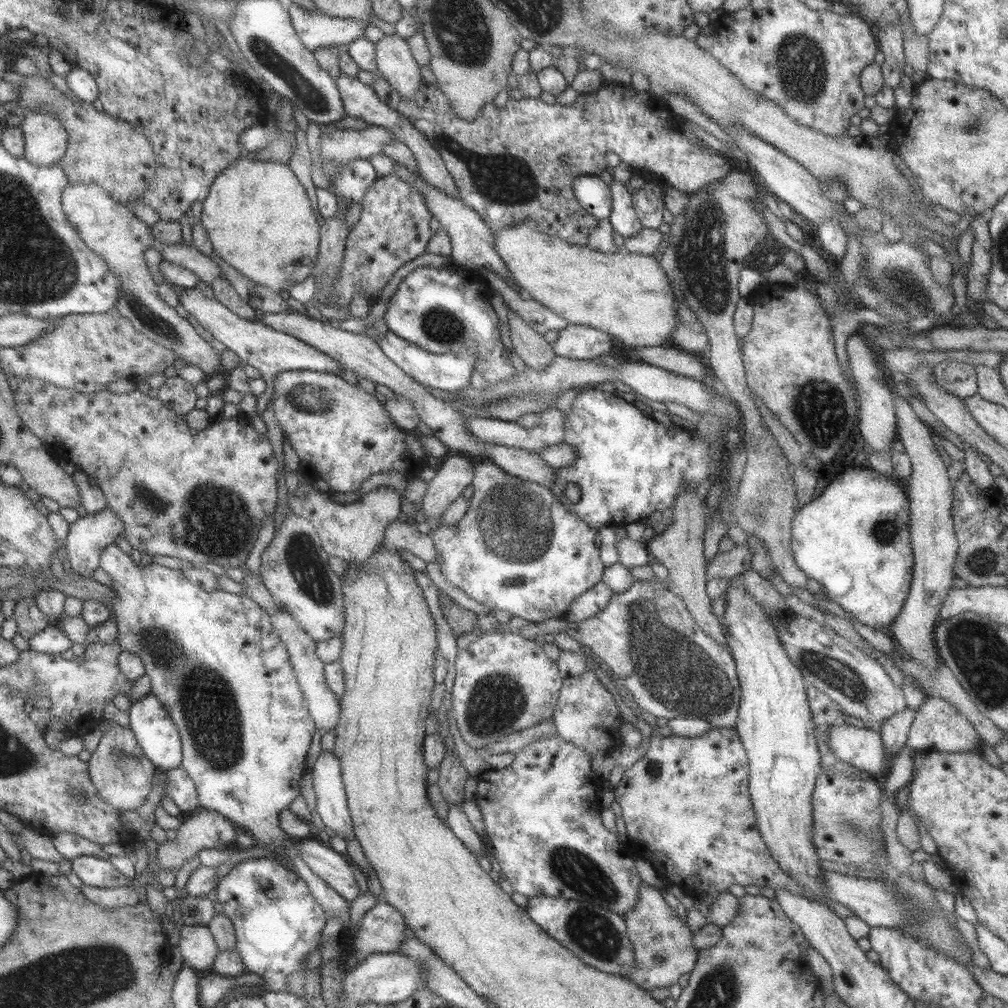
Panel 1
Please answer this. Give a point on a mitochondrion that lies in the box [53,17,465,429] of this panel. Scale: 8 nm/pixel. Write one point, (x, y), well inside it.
(265, 52)

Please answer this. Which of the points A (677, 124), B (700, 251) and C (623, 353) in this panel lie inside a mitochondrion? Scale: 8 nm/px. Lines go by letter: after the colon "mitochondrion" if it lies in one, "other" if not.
A: other
B: mitochondrion
C: other

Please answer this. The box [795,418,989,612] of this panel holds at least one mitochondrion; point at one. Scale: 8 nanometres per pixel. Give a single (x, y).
(885, 531)

